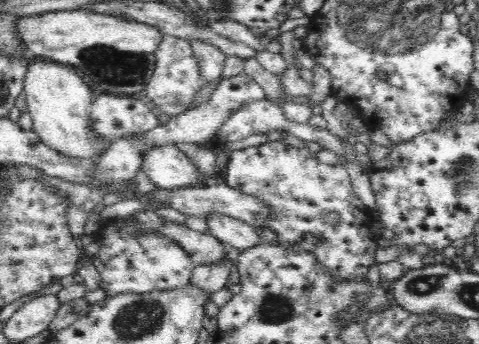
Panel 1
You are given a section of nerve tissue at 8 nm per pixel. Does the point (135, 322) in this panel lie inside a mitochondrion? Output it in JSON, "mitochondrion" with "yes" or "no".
{"mitochondrion":"yes"}

